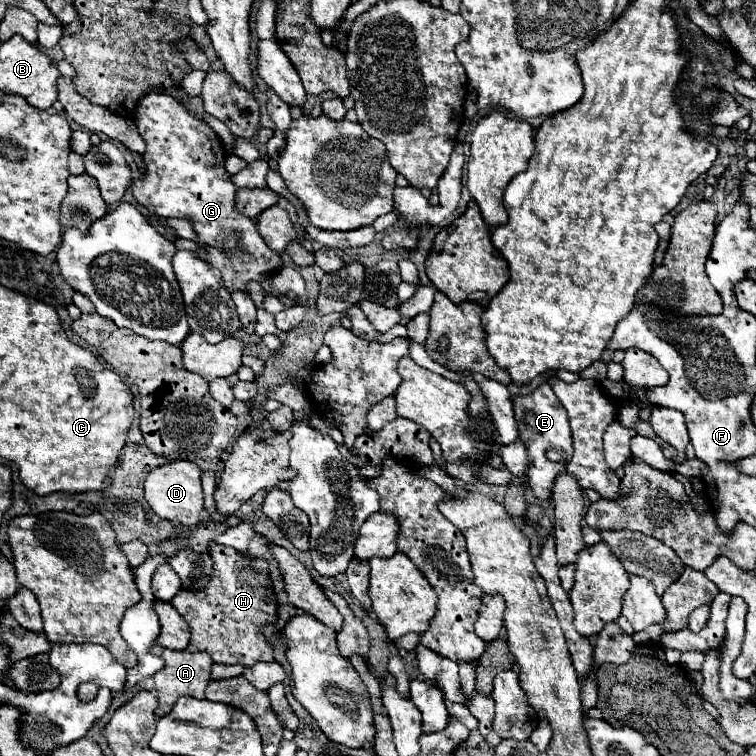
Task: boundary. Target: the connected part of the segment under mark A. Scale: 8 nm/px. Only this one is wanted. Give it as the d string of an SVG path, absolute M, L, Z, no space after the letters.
M159 645L153 647L153 653L163 657L165 659L165 667L153 675L153 681L155 681L155 689L157 689L157 699L159 699L159 707L157 707L157 717L165 717L175 699L183 697L183 695L189 695L193 699L205 699L205 687L209 685L211 677L211 667L213 667L213 661L211 657L207 657L207 653L189 653L189 651L171 651L171 649L163 649Z

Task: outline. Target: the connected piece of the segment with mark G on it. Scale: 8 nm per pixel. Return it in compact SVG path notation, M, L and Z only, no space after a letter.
M151 91L149 95L143 95L137 103L135 125L137 125L139 135L145 139L145 145L147 145L147 149L143 153L145 173L141 175L141 179L135 179L131 183L131 193L133 193L135 201L139 205L143 205L153 215L189 219L193 223L193 231L197 235L197 245L199 245L195 255L221 271L223 285L229 289L229 293L235 293L235 291L247 293L249 291L247 285L251 281L261 283L261 279L265 275L273 275L275 271L279 271L285 265L281 255L271 251L265 245L263 237L257 231L257 219L245 217L235 209L237 187L231 183L231 175L225 169L227 151L223 149L221 139L215 135L215 131L207 123L193 117L171 95Z

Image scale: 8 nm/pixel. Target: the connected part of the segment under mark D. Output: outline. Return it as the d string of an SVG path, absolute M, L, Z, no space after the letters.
M177 459L165 465L155 467L145 477L145 499L149 507L163 519L169 519L173 523L193 527L203 517L203 487L201 487L201 469L193 461Z

